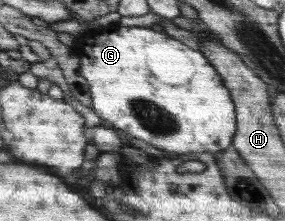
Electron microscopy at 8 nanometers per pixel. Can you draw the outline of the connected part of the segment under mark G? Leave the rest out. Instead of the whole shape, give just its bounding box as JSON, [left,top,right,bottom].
[76,23,237,155]

